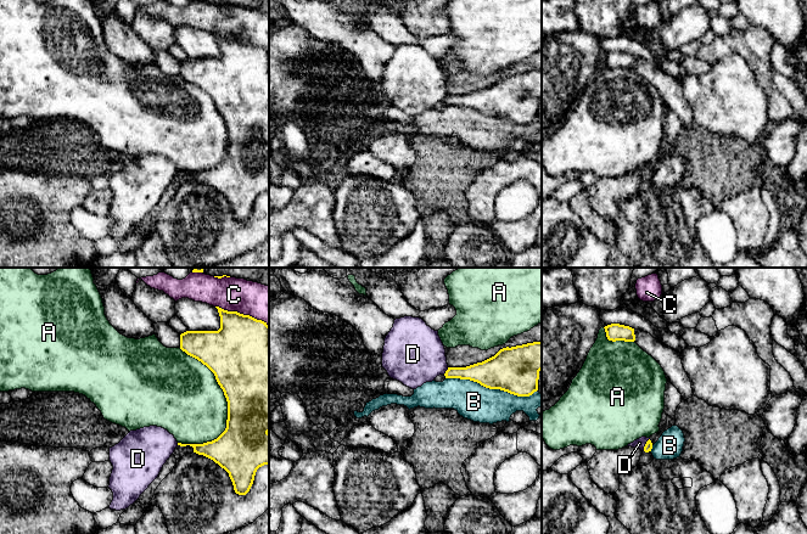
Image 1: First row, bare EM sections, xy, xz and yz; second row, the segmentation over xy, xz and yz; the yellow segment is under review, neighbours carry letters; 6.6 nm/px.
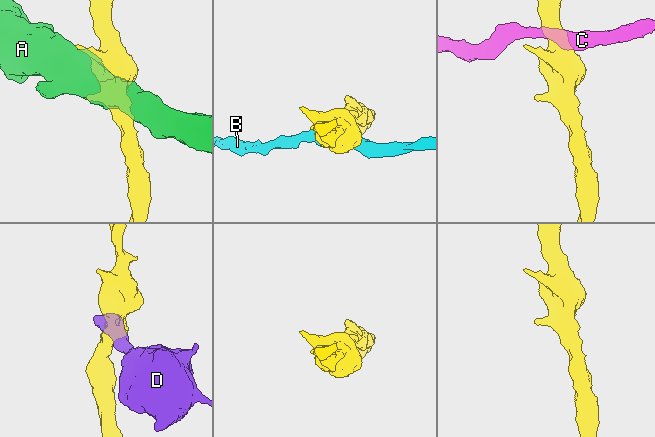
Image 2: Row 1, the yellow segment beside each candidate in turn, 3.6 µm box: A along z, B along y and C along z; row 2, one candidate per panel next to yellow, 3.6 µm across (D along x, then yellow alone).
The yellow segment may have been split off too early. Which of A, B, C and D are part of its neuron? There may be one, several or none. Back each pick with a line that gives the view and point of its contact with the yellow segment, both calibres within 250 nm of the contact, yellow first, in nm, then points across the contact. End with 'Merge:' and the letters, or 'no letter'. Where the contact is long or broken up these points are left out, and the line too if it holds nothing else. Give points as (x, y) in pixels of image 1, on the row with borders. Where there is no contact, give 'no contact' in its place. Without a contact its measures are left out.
Merge: no letter

